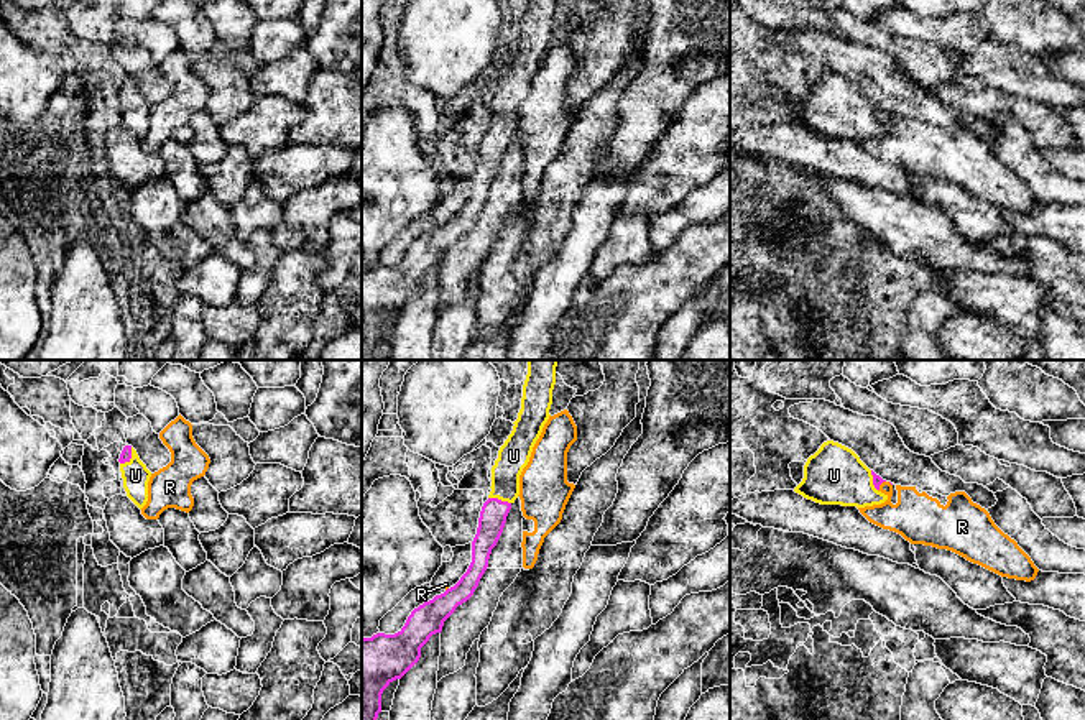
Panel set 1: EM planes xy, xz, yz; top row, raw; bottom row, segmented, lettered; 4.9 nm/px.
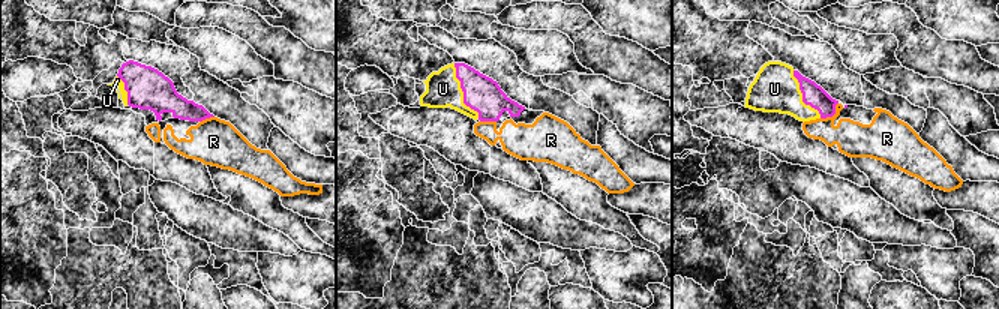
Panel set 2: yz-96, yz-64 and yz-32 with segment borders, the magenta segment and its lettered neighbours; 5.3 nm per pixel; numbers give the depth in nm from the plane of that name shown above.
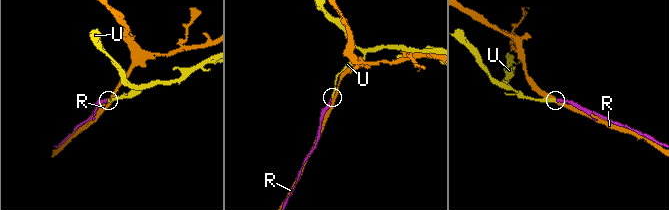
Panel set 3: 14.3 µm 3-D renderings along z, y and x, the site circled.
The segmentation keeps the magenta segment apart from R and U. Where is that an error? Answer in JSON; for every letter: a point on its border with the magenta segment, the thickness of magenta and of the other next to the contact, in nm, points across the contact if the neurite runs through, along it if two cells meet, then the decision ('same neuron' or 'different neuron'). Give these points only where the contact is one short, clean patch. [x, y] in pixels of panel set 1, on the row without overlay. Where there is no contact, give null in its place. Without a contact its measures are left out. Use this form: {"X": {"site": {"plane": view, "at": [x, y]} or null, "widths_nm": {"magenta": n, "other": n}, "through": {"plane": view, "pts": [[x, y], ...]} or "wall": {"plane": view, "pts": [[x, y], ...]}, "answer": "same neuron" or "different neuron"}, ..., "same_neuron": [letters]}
{"R": {"site": {"plane": "yz", "at": [880, 115]}, "widths_nm": {"magenta": 50, "other": 240}, "answer": "different neuron"}, "U": {"site": {"plane": "xy", "at": [130, 89]}, "widths_nm": {"magenta": 60, "other": 130}, "through": {"plane": "xy", "pts": [[125, 87], [130, 89], [135, 107]]}, "answer": "same neuron"}, "same_neuron": ["U"]}

